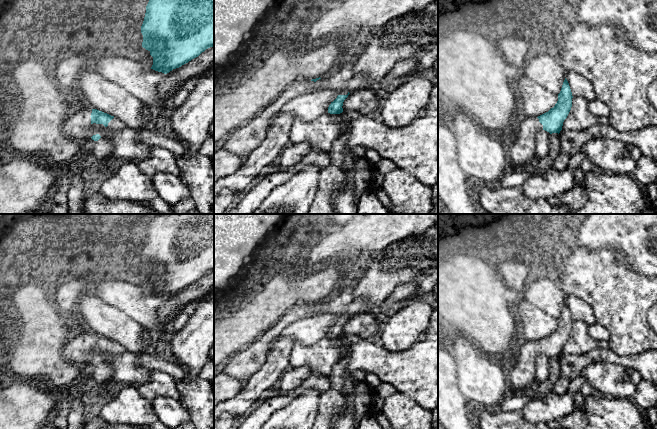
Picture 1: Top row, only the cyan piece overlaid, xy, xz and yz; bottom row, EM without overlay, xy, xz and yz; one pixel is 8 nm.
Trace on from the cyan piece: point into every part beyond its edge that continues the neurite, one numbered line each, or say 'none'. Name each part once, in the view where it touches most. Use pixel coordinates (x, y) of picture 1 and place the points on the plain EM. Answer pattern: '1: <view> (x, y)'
1: xy (78, 351)

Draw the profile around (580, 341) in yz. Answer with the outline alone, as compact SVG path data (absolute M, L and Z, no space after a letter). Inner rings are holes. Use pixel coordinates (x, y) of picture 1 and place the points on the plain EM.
M581 321L572 322L572 331L563 346L562 353L584 355L598 348L598 342L589 333L589 325Z

